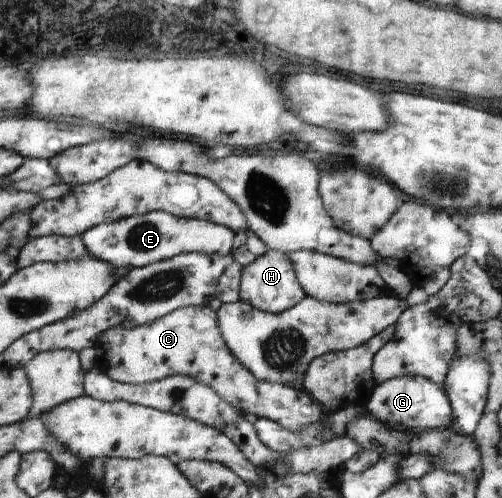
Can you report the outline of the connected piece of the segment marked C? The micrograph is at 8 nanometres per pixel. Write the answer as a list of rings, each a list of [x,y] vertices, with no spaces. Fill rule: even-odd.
[[[209,306],[184,307],[152,324],[133,329],[115,326],[97,336],[96,342],[105,350],[106,373],[119,383],[154,383],[166,377],[186,375],[216,390],[246,417],[268,419],[297,433],[312,425],[310,418],[324,416],[324,408],[306,392],[280,383],[259,381],[242,366],[226,342],[222,342],[217,312]]]

